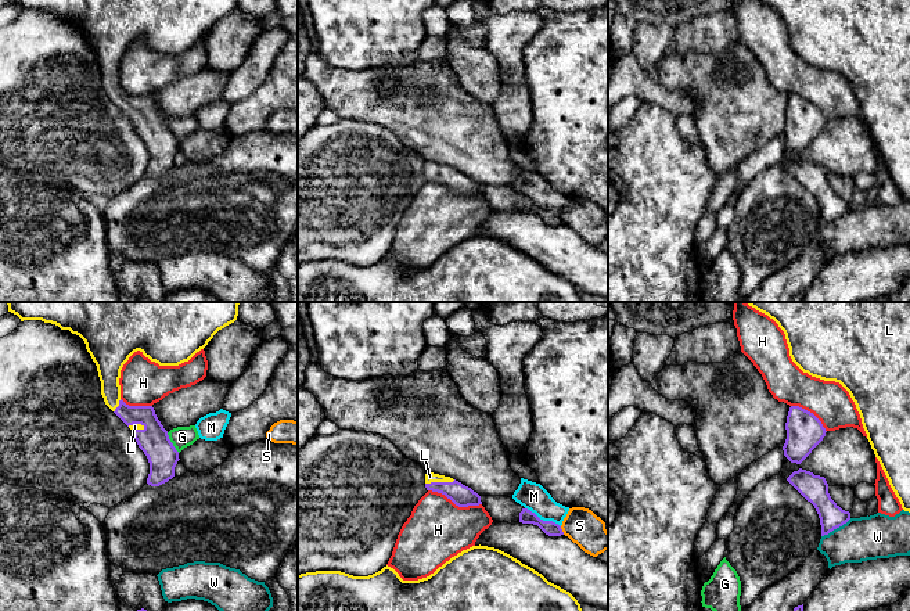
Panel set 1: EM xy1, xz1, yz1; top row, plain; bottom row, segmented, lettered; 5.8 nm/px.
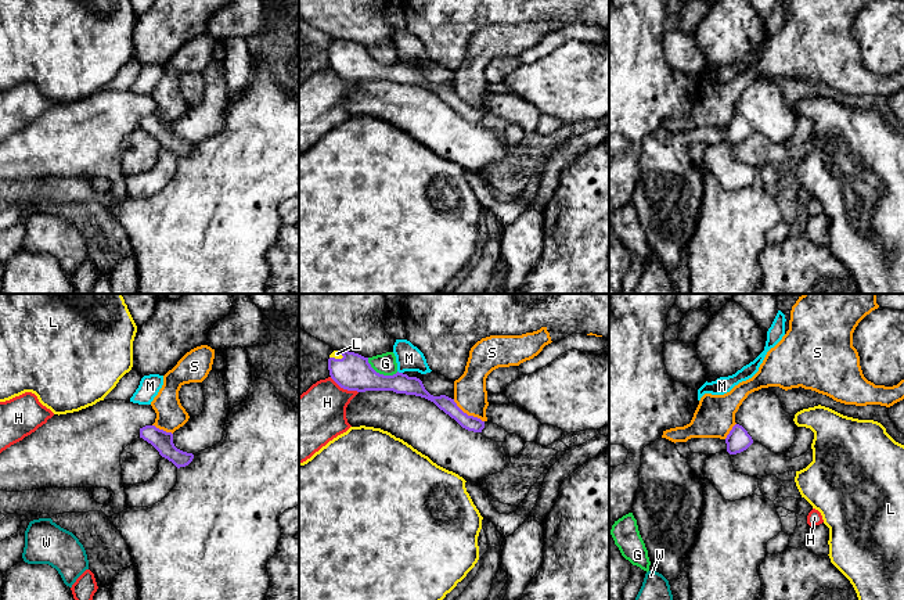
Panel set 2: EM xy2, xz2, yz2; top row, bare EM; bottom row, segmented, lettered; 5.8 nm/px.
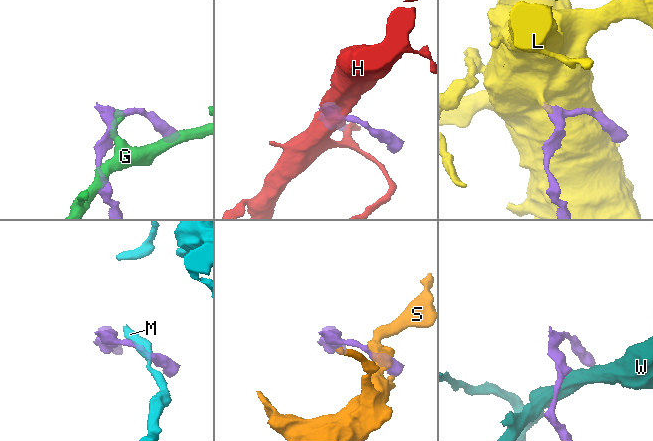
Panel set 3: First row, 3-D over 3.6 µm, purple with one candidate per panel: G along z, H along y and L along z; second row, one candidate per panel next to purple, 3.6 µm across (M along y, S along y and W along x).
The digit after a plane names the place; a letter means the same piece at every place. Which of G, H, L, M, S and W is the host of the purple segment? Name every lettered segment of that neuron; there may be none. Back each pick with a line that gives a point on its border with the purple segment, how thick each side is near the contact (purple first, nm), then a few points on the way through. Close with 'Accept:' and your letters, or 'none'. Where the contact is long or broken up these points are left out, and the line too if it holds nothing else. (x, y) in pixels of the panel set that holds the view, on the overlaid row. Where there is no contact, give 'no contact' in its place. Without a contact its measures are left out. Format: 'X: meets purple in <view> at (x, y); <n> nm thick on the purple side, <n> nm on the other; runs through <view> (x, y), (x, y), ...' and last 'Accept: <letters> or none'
L: meets purple in xz1 at (439, 482); 130 nm thick on the purple side, 60 nm on the other; runs through xz1 (463, 496), (439, 482), (430, 477)
Accept: L

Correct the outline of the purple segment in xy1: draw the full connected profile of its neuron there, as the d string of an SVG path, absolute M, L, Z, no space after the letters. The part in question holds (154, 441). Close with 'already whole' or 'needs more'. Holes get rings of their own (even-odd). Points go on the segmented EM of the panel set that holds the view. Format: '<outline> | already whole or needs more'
M7 302L24 320L42 320L79 335L97 366L105 405L132 430L150 463L147 484L159 486L175 477L179 452L152 406L129 406L121 399L121 370L140 351L159 366L179 366L204 349L213 335L234 323L240 302Z | needs more

